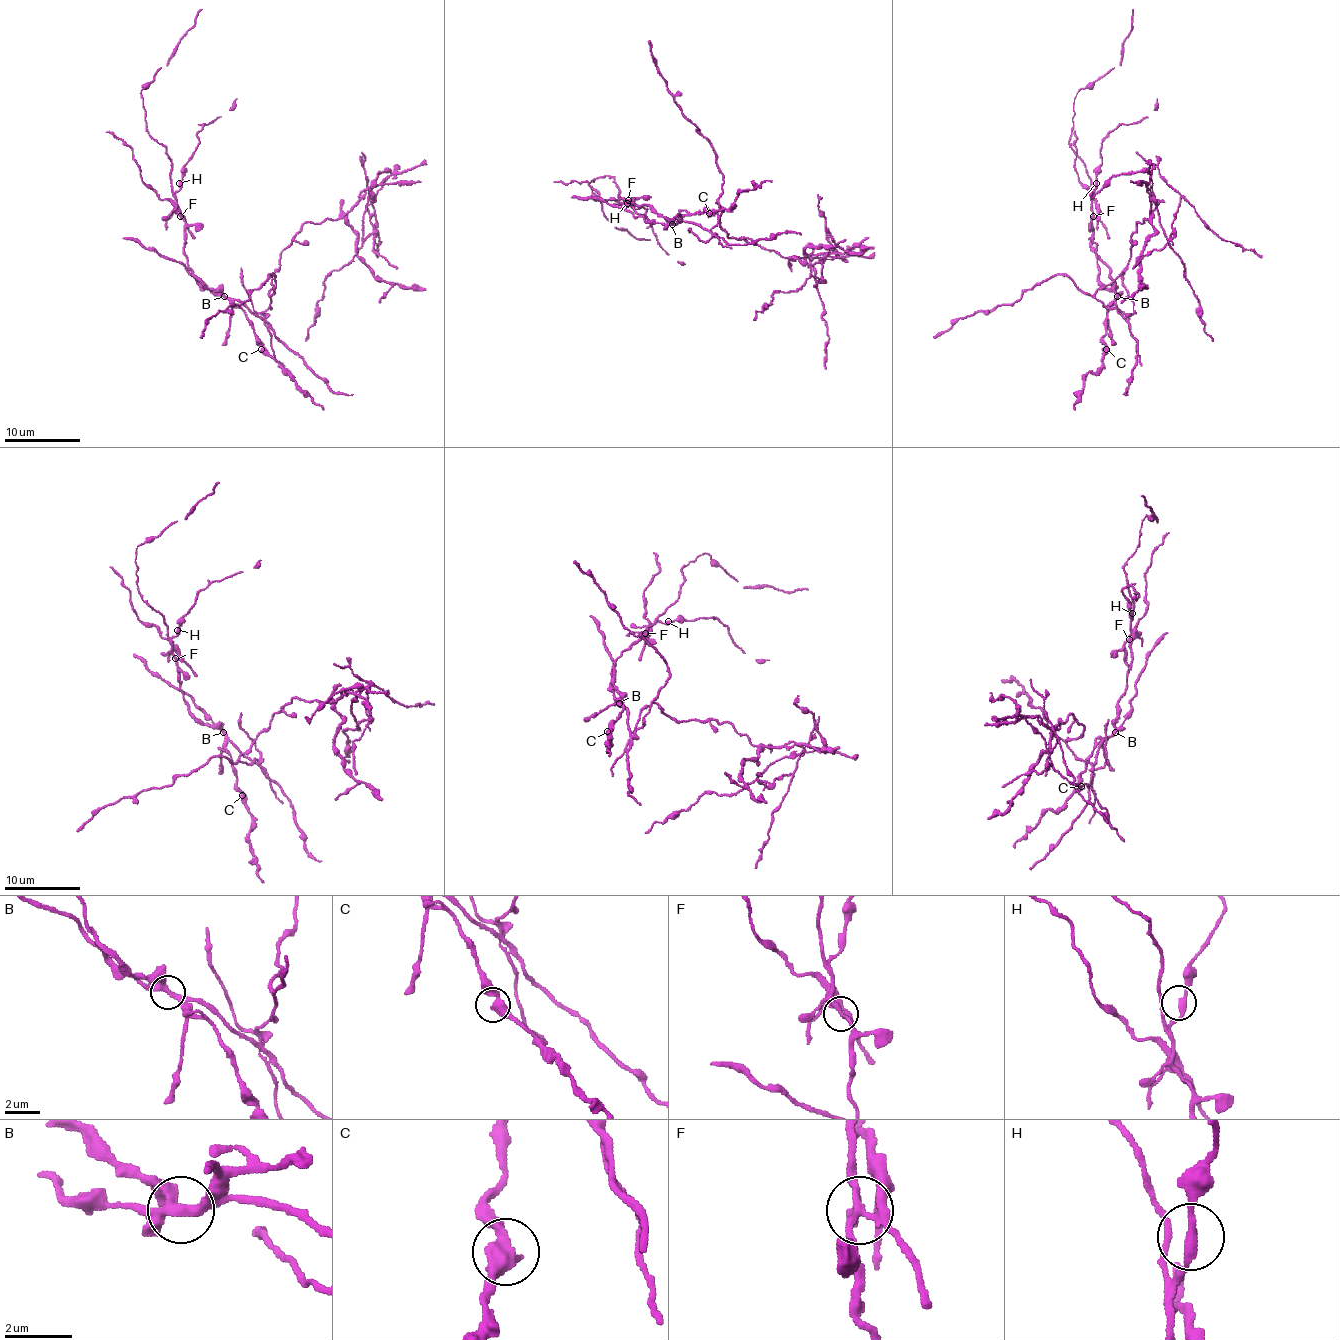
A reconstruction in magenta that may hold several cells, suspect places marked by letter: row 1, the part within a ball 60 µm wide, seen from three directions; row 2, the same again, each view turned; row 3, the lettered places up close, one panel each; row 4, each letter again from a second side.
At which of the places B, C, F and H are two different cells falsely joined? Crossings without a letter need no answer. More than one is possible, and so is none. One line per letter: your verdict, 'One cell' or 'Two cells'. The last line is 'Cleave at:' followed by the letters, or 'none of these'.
B: Two cells
C: One cell
F: Two cells
H: One cell
Cleave at: B, F

